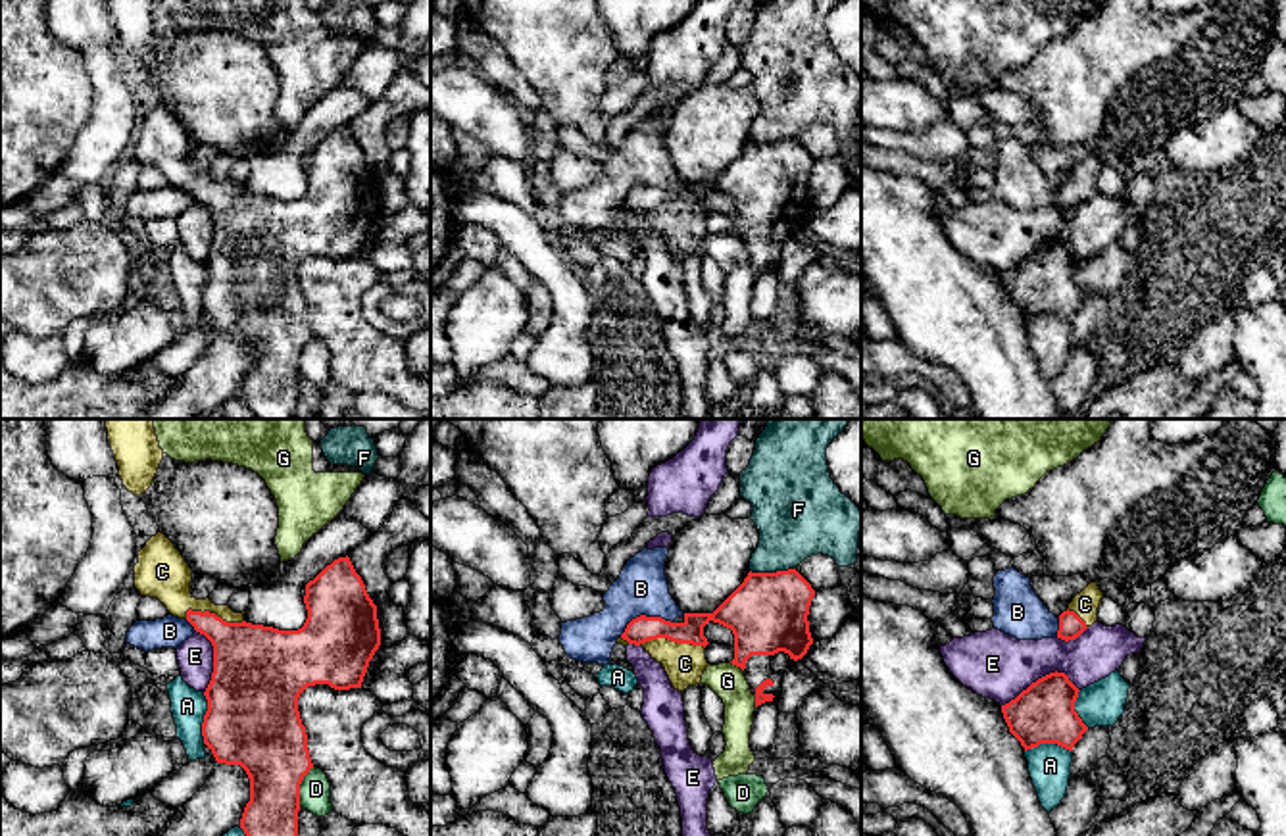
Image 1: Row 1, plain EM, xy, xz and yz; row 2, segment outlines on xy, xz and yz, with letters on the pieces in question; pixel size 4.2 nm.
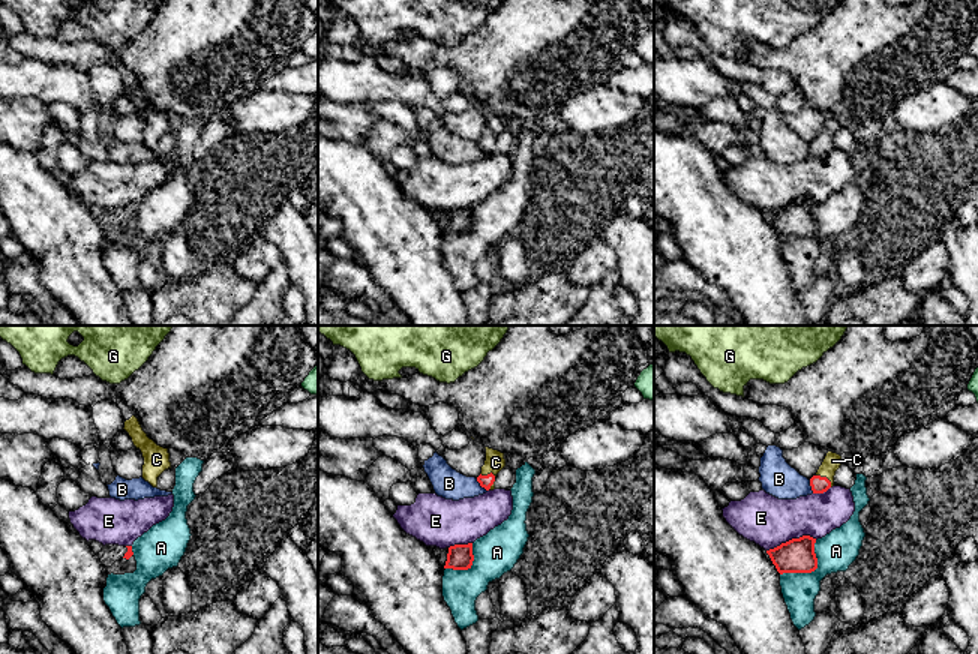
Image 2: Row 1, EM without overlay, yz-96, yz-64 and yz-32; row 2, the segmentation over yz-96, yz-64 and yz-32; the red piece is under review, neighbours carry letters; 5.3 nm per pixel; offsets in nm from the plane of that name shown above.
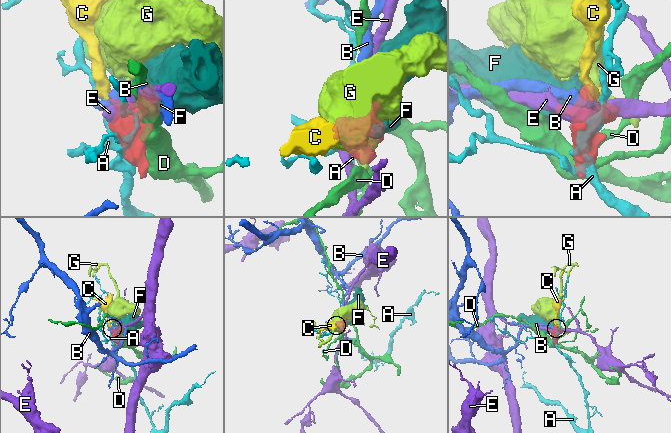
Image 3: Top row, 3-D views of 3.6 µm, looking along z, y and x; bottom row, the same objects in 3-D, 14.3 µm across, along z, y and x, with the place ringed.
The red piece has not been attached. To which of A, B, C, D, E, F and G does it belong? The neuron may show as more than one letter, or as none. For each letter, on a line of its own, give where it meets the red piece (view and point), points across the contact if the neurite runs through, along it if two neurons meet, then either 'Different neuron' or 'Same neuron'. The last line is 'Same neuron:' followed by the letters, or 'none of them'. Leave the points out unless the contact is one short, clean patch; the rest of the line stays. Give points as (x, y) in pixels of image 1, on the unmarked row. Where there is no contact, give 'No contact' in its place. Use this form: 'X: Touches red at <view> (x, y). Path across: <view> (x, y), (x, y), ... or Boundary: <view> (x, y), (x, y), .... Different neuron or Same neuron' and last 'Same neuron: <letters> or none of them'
A: Touches red at xy (204, 287). Different neuron
B: Touches red at xz (644, 185). Boundary: xz (673, 191), (637, 185), (619, 206). Different neuron
C: Touches red at xz (671, 210). Path across: xz (642, 198), (671, 210), (681, 220), (685, 233). Same neuron
D: Touches red at xy (298, 356). Different neuron
E: Touches red at yz (1042, 246). Different neuron
F: Touches red at xz (771, 143). Different neuron
G: Touches red at xz (737, 235). Boundary: xz (731, 231), (742, 241). Different neuron
Same neuron: C

